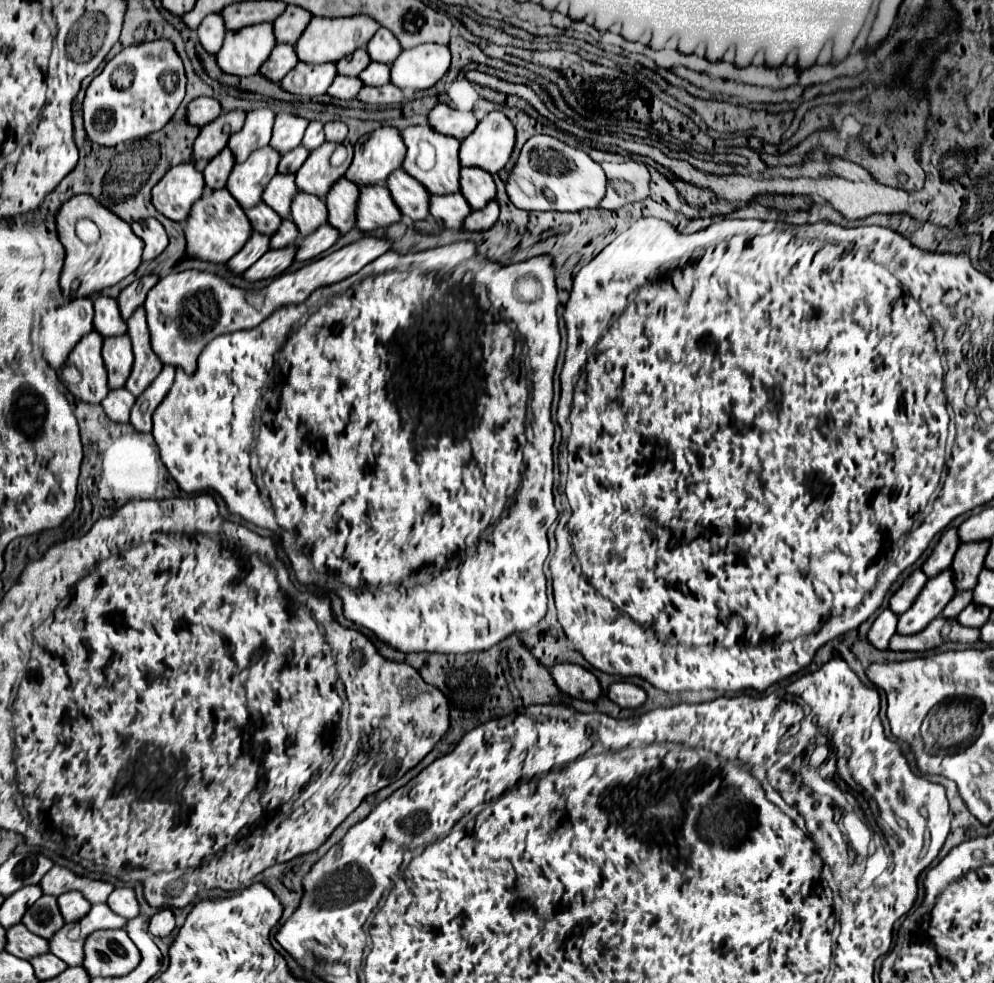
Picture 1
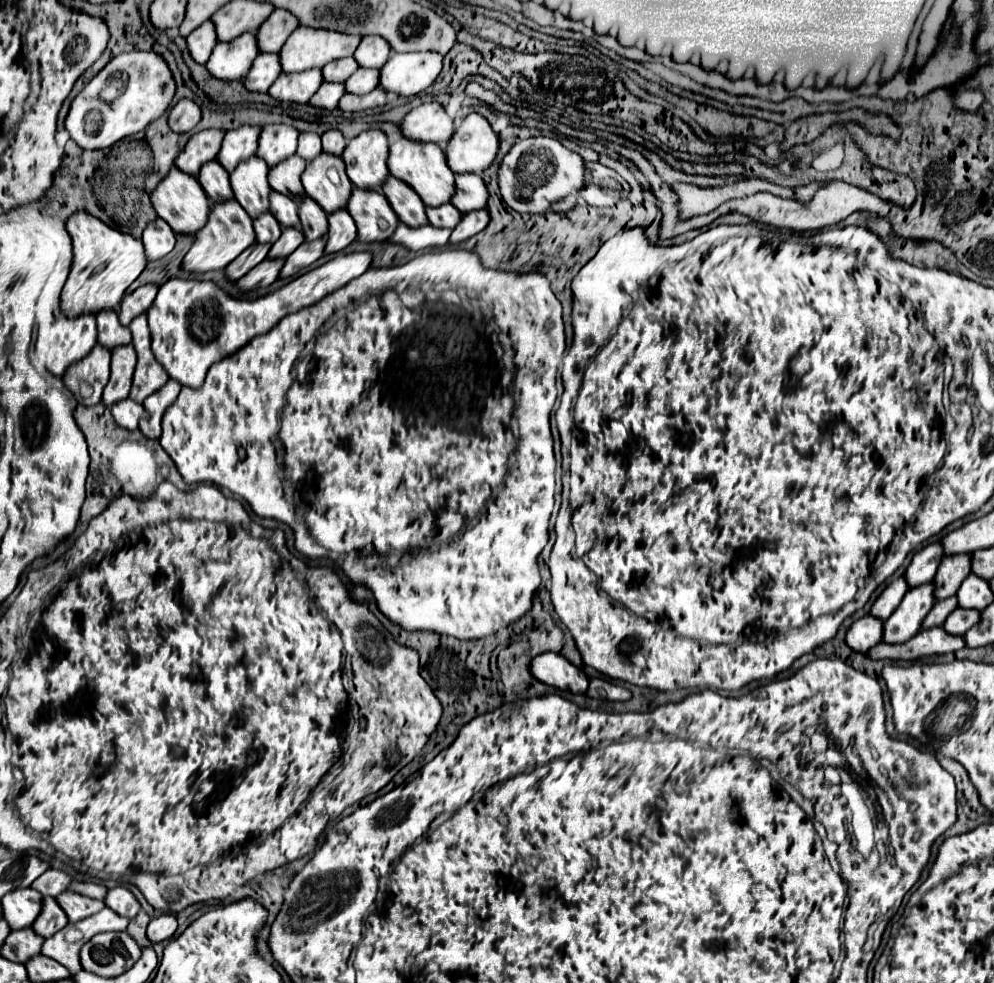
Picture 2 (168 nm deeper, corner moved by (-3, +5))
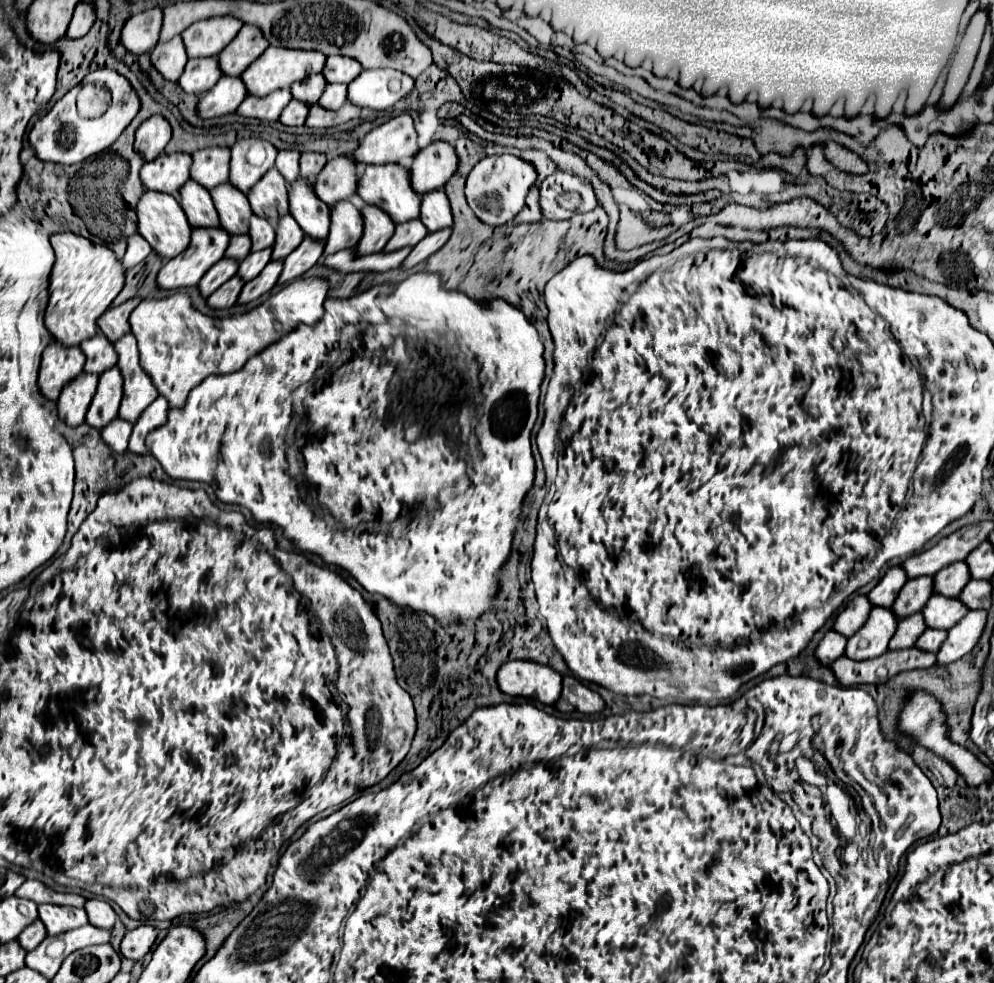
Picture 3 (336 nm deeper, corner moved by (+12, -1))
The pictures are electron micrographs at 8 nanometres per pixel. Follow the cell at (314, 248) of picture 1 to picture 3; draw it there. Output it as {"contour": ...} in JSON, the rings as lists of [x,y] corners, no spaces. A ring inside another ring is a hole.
{"contour":[[[272,261],[272,263],[268,263],[256,279],[252,279],[252,281],[248,281],[248,283],[244,285],[244,291],[240,293],[238,303],[248,303],[248,301],[258,299],[258,297],[262,297],[264,293],[268,293],[268,291],[278,283],[282,269],[284,269],[284,263],[282,263],[282,261]]]}

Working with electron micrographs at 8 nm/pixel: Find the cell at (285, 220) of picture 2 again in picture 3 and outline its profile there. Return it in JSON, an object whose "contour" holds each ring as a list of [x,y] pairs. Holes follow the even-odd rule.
{"contour":[[[252,215],[250,219],[250,235],[252,235],[252,251],[264,249],[264,247],[272,247],[274,239],[276,239],[276,231],[274,227],[268,223],[268,219]]]}

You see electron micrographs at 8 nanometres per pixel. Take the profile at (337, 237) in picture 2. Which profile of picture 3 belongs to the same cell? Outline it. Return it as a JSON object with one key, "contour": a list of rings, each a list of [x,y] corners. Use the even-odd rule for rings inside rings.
{"contour":[[[304,237],[304,243],[300,243],[300,247],[296,247],[296,251],[288,255],[288,259],[284,259],[284,271],[278,283],[290,283],[296,277],[300,277],[304,271],[308,271],[322,257],[324,245],[326,243],[322,239]]]}

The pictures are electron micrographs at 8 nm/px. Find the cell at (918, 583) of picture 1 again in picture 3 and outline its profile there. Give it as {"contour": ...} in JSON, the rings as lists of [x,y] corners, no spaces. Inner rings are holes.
{"contour":[[[856,595],[856,597],[848,603],[848,607],[838,615],[834,629],[840,631],[842,635],[852,637],[852,635],[868,621],[868,615],[870,615],[872,607],[874,607],[874,605],[870,603],[870,599],[868,599],[866,595]]]}

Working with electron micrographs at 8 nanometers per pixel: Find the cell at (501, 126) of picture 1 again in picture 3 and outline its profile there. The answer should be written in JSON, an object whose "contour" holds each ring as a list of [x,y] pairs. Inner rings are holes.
{"contour":[[[432,141],[428,147],[420,149],[410,171],[412,183],[420,193],[442,189],[448,179],[456,173],[458,155],[454,145],[448,141]]]}

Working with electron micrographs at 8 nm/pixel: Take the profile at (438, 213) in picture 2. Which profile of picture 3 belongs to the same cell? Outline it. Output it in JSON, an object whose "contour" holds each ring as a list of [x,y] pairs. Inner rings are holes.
{"contour":[[[412,219],[406,223],[400,223],[396,227],[396,235],[388,241],[388,247],[384,247],[384,251],[394,251],[394,249],[402,249],[408,245],[416,245],[420,243],[424,237],[428,235],[426,225],[420,219]]]}

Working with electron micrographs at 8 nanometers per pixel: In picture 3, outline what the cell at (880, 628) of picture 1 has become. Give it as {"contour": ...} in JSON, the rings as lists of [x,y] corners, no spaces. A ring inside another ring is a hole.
{"contour":[[[828,631],[820,641],[820,645],[816,647],[816,657],[820,659],[820,663],[832,665],[838,657],[844,655],[846,643],[848,643],[848,637],[840,635],[838,631]]]}

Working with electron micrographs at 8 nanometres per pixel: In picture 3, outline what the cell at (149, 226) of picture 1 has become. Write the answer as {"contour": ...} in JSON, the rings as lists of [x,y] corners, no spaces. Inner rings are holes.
{"contour":[[[136,233],[136,235],[132,235],[132,237],[128,239],[128,249],[126,249],[126,255],[124,255],[122,263],[124,263],[124,267],[130,269],[130,267],[142,263],[152,251],[154,251],[154,249],[150,247],[150,243]]]}

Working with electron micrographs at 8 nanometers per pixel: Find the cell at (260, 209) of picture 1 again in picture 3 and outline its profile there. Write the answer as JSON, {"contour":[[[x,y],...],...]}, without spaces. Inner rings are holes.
{"contour":[[[248,233],[234,235],[232,237],[232,243],[228,245],[226,257],[232,257],[232,259],[240,259],[242,261],[246,255],[250,255],[250,251],[252,251],[252,239],[250,239],[250,235]]]}

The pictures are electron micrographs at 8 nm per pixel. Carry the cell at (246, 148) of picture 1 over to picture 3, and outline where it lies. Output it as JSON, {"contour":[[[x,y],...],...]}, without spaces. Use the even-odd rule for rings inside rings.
{"contour":[[[206,147],[196,151],[194,163],[190,167],[190,177],[204,187],[212,189],[224,181],[228,181],[230,171],[230,147]]]}

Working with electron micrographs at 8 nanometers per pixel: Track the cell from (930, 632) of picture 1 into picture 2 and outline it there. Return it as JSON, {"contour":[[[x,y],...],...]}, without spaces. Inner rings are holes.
{"contour":[[[933,627],[919,631],[913,639],[901,645],[887,645],[879,643],[875,649],[867,651],[869,659],[903,659],[903,661],[913,661],[919,657],[929,657],[929,655],[945,655],[953,653],[965,647],[963,637],[955,637],[945,633],[943,627]]]}

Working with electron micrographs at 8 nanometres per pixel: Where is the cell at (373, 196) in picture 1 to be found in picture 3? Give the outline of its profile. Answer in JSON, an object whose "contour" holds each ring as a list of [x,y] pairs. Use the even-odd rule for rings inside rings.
{"contour":[[[350,201],[336,203],[332,207],[330,221],[332,225],[330,225],[330,235],[326,237],[324,255],[332,255],[340,249],[358,245],[358,241],[364,235],[364,219],[362,213]]]}

